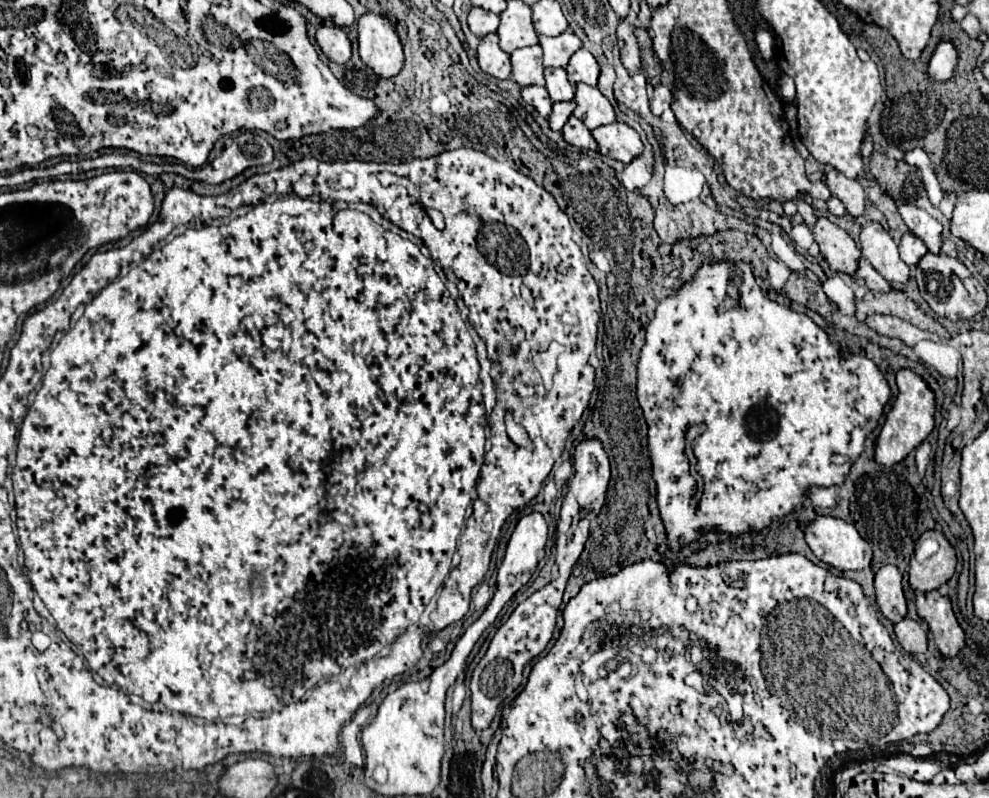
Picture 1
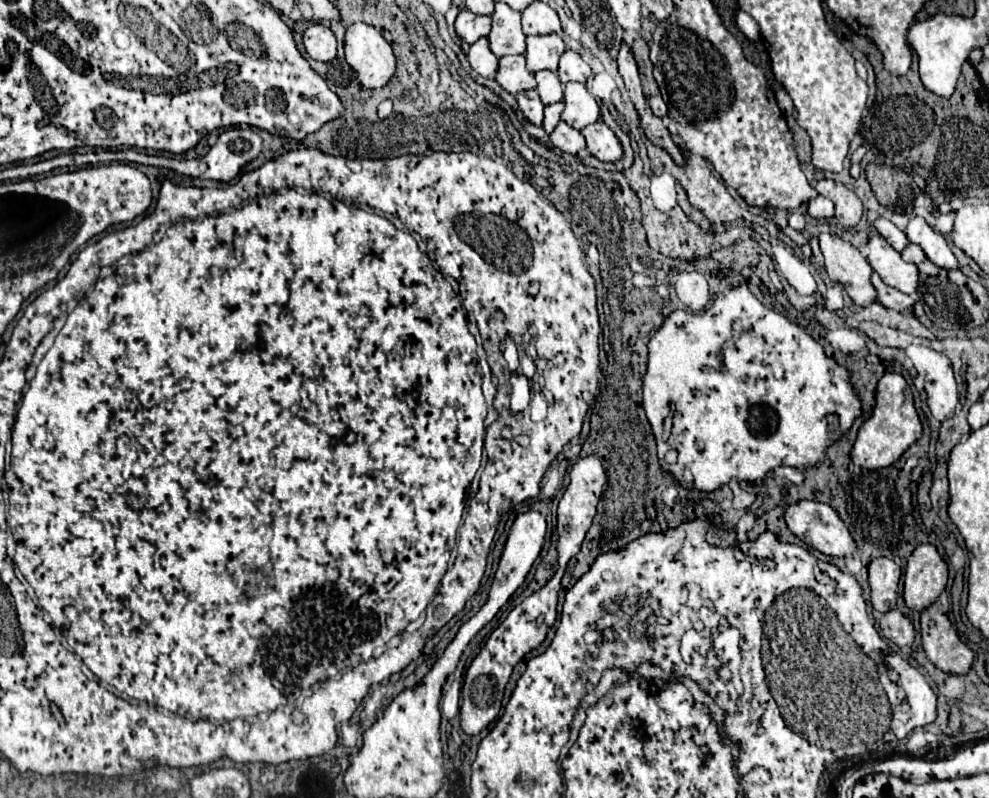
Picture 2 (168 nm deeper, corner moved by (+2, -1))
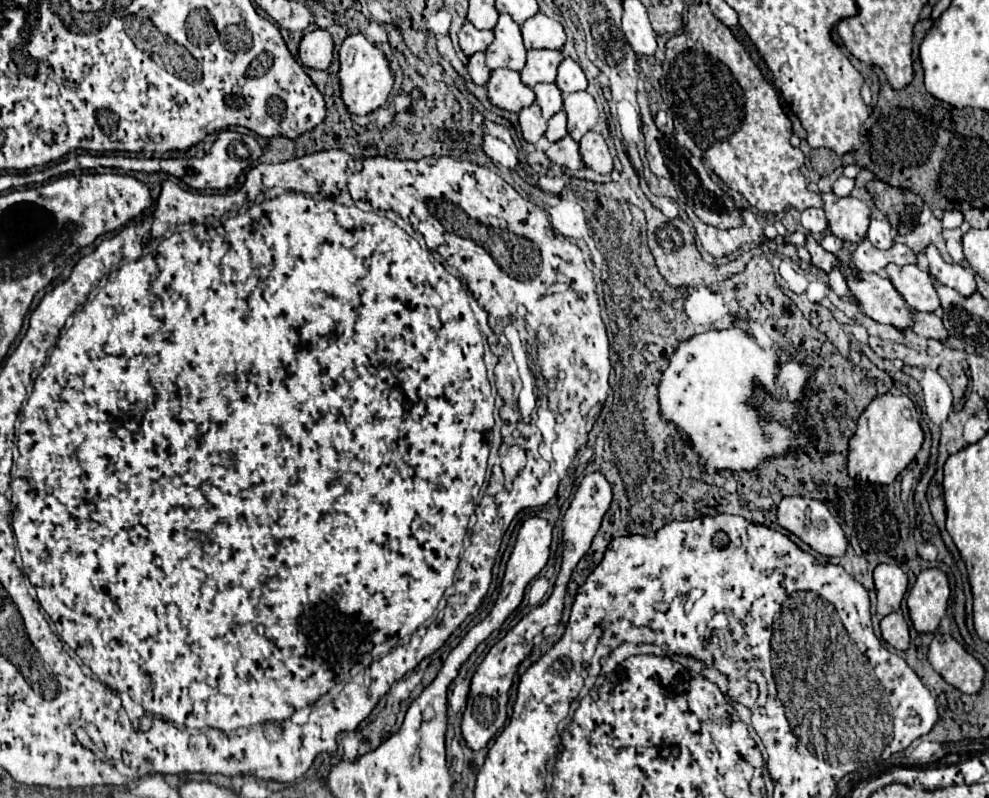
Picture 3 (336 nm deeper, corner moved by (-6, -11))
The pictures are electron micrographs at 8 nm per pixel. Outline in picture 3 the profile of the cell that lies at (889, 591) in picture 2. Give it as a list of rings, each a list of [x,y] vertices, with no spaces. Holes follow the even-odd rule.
[[[878,564],[874,568],[874,584],[878,596],[878,614],[886,616],[900,608],[900,602],[908,588],[908,578],[900,566]]]

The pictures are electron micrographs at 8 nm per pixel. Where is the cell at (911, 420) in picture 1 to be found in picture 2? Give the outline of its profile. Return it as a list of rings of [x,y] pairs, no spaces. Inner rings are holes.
[[[888,372],[880,378],[876,388],[876,408],[872,418],[868,418],[862,428],[858,430],[858,438],[852,448],[852,462],[868,468],[868,470],[880,470],[886,466],[892,466],[914,442],[918,442],[922,436],[922,422],[918,418],[912,388],[904,380],[904,376],[896,372]]]

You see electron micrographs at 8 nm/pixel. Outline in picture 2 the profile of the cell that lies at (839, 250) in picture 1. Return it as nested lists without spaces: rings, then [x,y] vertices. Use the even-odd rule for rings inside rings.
[[[822,232],[820,250],[824,254],[824,266],[830,280],[844,284],[848,296],[856,304],[870,304],[876,300],[876,292],[870,284],[872,268],[858,248],[836,234]]]

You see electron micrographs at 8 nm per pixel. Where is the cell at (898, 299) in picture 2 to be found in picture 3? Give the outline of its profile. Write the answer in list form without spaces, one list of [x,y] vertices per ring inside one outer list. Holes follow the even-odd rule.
[[[914,312],[914,326],[912,330],[918,334],[918,336],[924,336],[924,338],[934,338],[934,340],[940,340],[944,342],[948,338],[948,330],[944,328],[942,320],[932,312]]]

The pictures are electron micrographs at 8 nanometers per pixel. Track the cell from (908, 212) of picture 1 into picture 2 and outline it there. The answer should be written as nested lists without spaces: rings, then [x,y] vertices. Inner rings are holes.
[[[914,216],[908,222],[906,236],[910,242],[918,244],[924,250],[924,254],[930,258],[930,262],[934,262],[936,266],[946,268],[946,270],[958,268],[958,260],[952,254],[952,250],[948,248],[946,238],[940,232],[936,232],[934,228],[930,228],[922,216]]]

